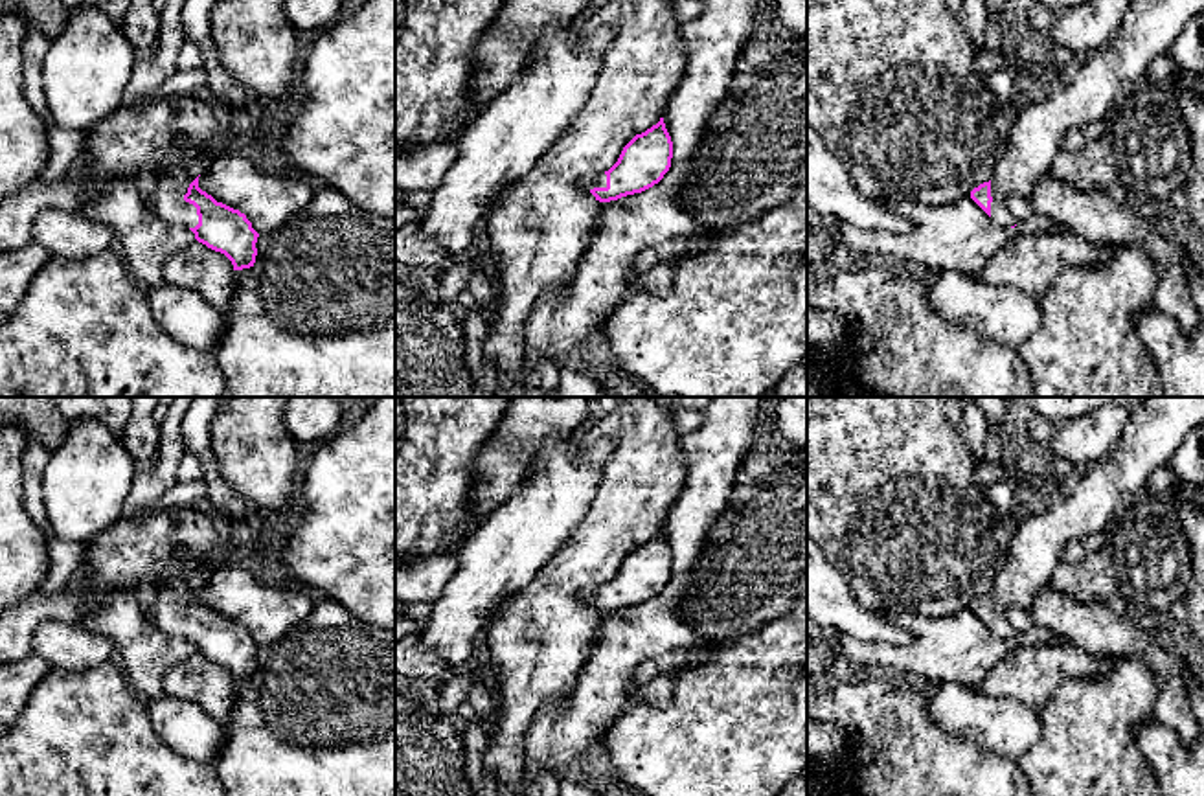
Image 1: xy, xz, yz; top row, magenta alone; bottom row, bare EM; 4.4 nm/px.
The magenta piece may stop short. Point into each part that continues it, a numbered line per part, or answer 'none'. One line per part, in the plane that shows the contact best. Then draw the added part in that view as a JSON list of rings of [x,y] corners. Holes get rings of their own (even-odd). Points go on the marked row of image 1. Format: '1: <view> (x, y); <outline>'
1: xy (166, 201); [[[202,154],[184,164],[171,164],[160,169],[156,186],[143,193],[145,204],[153,213],[167,222],[195,228],[199,224],[197,208],[184,200],[189,184],[206,171],[211,156]]]

